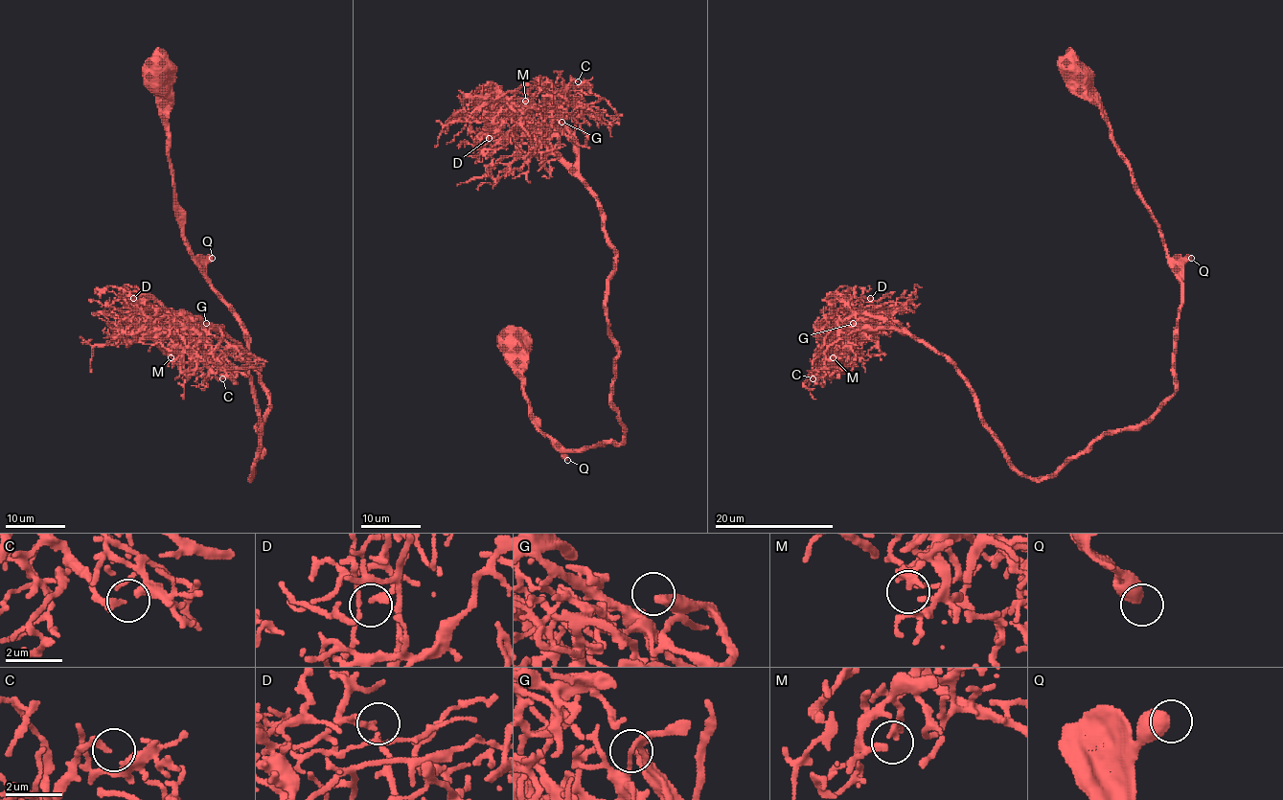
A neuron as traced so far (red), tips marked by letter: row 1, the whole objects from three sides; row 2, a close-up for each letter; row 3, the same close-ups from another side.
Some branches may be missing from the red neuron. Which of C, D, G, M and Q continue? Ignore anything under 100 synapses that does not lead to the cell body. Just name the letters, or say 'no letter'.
G

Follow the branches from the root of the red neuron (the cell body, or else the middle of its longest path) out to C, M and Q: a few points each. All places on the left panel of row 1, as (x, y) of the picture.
C: (159, 71), (176, 218), (269, 399), (251, 478), (260, 417), (249, 357), (219, 328), (222, 378)
M: (159, 71), (176, 218), (269, 399), (251, 478), (260, 417), (249, 357), (197, 318), (173, 333), (171, 357)
Q: (159, 71), (162, 95), (166, 100), (168, 159), (173, 177), (176, 218), (190, 253), (194, 258), (212, 258)

